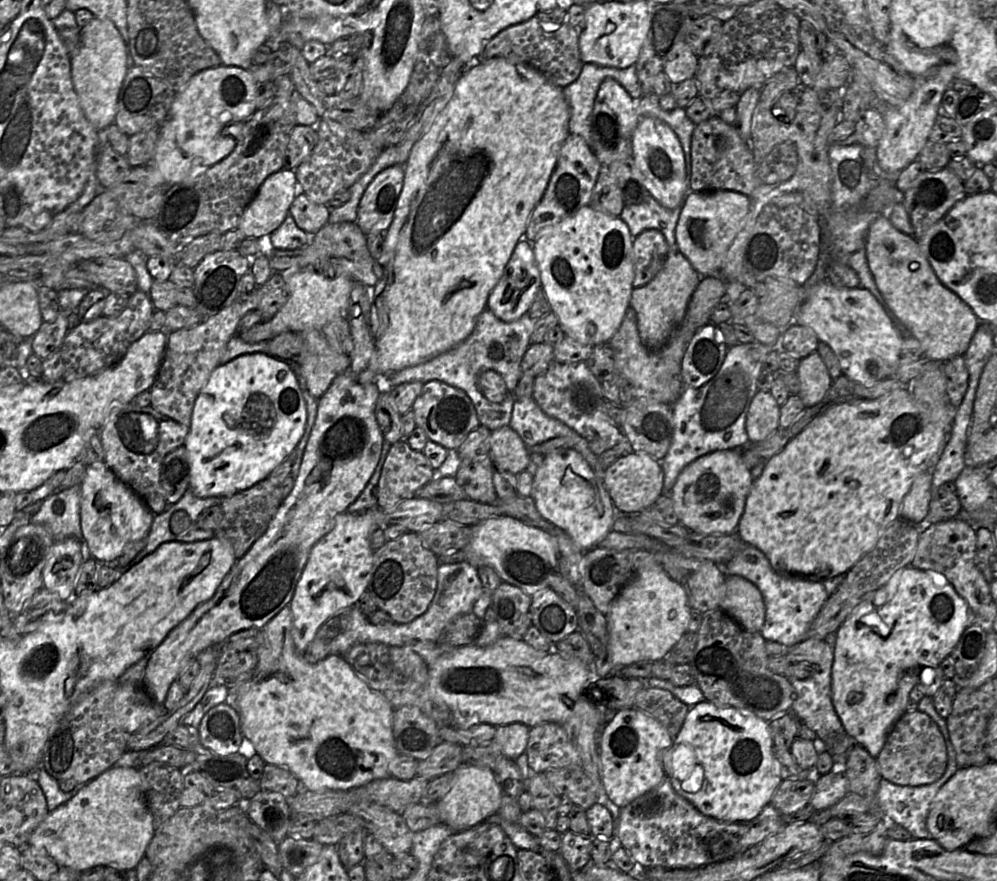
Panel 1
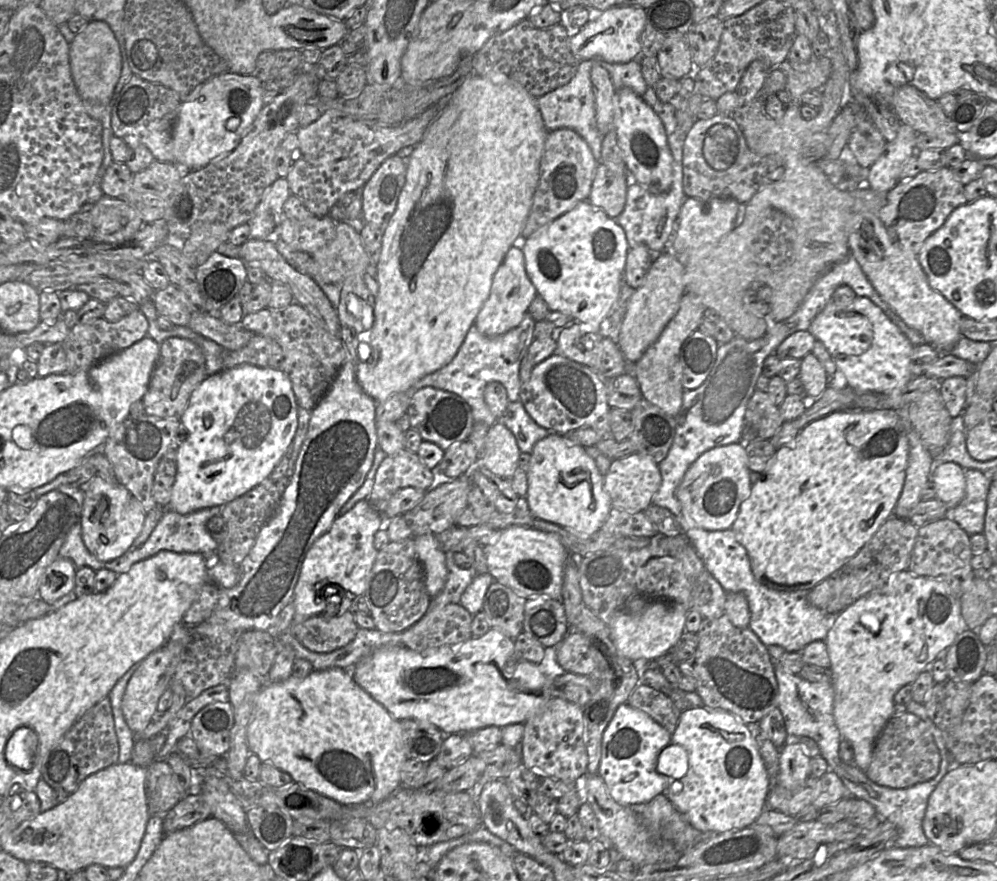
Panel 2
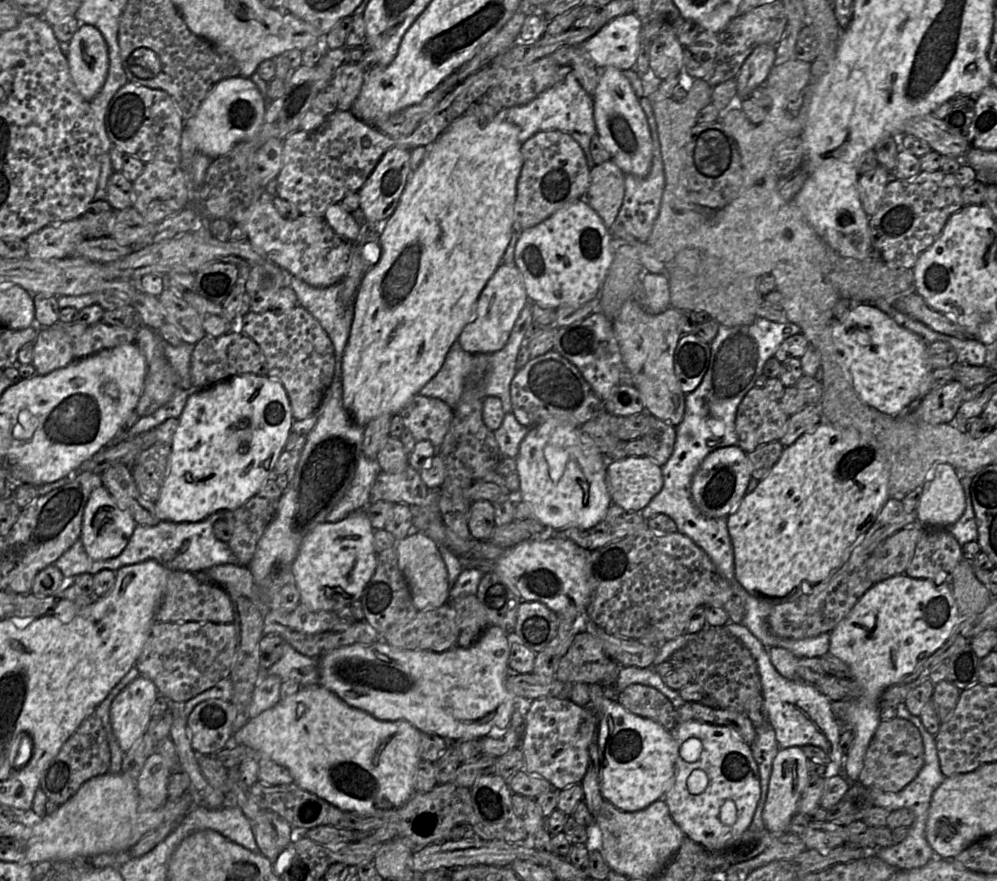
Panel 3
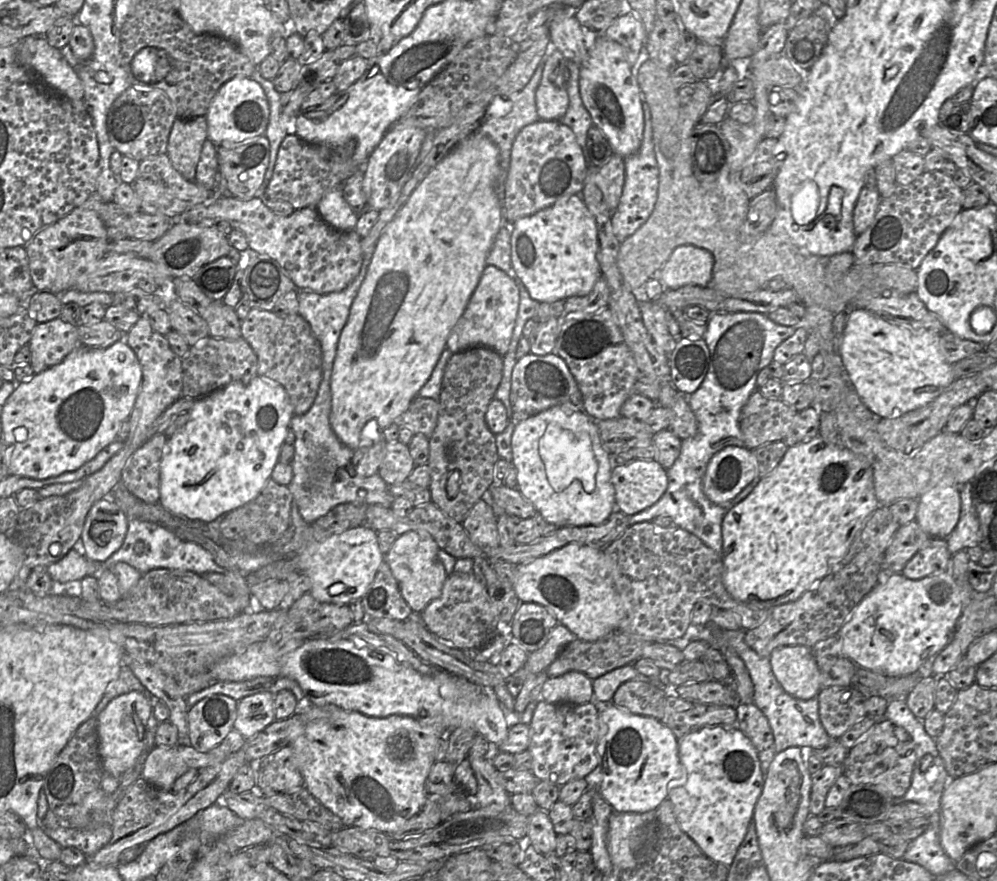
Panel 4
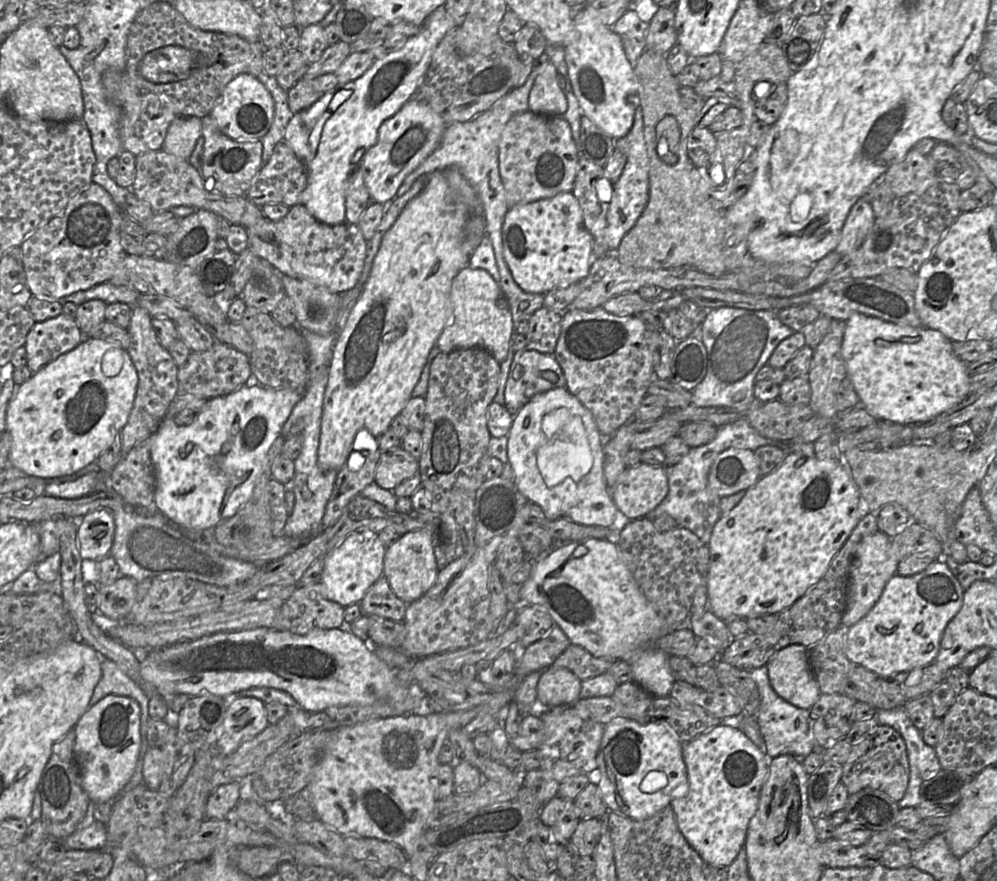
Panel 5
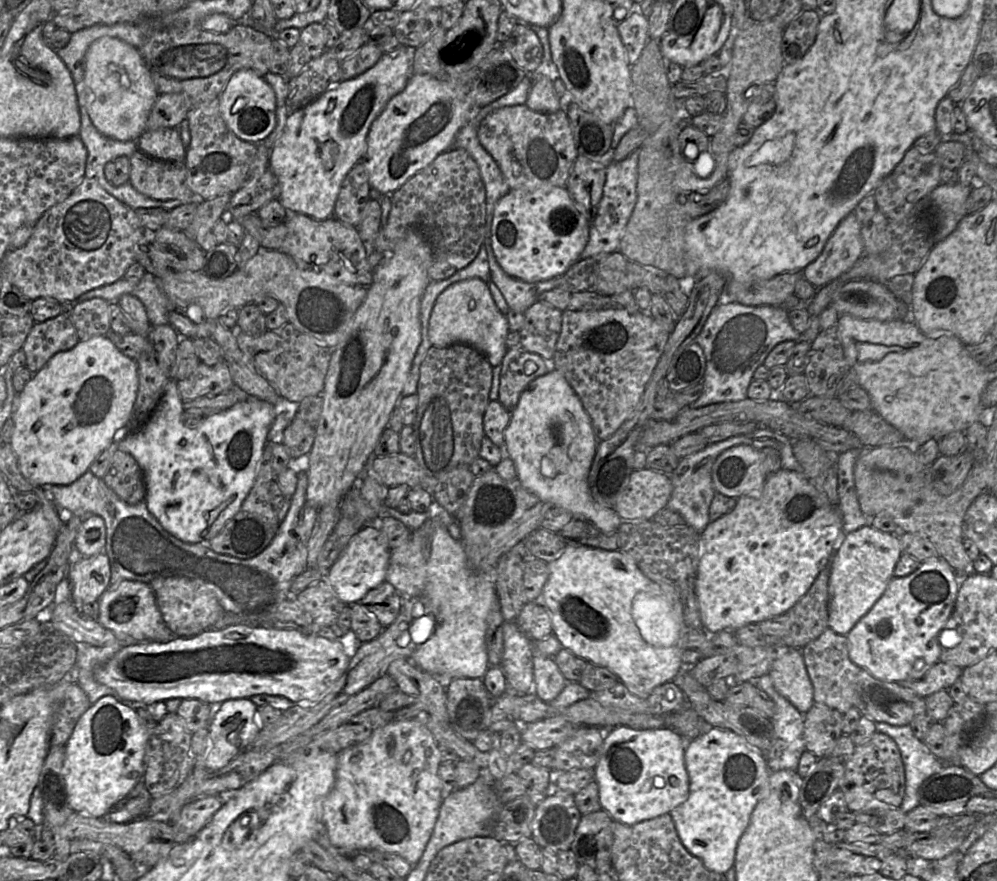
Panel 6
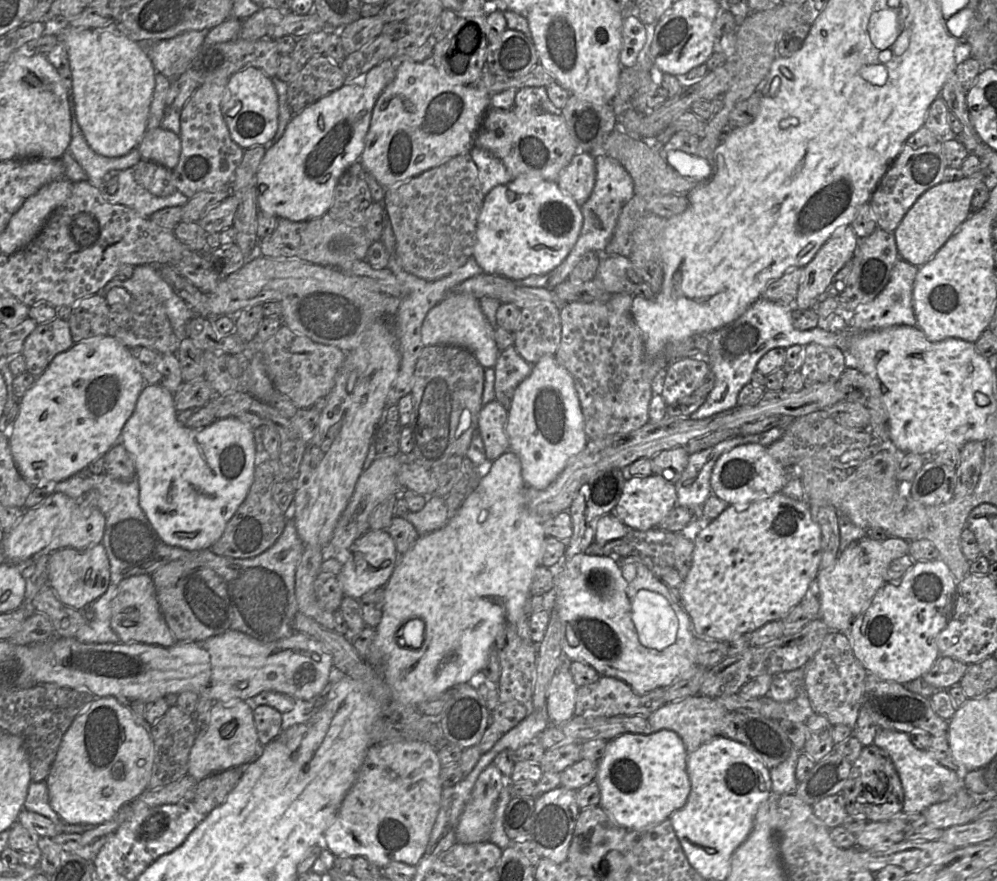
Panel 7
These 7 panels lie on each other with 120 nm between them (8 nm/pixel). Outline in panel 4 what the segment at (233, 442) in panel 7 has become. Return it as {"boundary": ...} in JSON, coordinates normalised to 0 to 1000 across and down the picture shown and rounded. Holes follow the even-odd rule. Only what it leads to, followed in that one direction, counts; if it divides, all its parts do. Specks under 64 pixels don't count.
{"boundary":[[[256,427],[243,434],[241,431],[230,435],[210,448],[197,454],[190,467],[189,478],[178,488],[172,496],[168,497],[162,511],[160,523],[160,564],[159,572],[171,582],[182,586],[192,591],[211,594],[217,588],[235,580],[249,570],[255,568],[265,553],[267,546],[272,541],[275,529],[280,524],[280,513],[290,488],[290,480],[294,472],[294,461],[286,442],[275,432],[264,431],[261,427]]]}

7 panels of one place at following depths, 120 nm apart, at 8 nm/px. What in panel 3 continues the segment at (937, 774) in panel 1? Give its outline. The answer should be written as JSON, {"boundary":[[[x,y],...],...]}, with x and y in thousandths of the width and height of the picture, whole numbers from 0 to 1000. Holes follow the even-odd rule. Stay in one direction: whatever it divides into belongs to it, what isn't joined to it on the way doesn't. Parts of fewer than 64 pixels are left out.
{"boundary":[[[898,814],[884,818],[868,856],[860,888],[871,896],[902,899],[911,891],[927,868],[927,846],[921,826],[912,817]]]}

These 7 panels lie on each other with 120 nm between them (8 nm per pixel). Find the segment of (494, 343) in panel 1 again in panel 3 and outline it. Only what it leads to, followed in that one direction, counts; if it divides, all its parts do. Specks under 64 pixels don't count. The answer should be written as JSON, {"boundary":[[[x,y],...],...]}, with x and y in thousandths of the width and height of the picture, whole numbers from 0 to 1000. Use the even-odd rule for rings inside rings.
{"boundary":[[[530,343],[517,365],[508,392],[495,401],[470,401],[457,386],[450,396],[442,419],[422,442],[423,445],[420,445],[420,447],[441,453],[452,463],[456,463],[467,437],[477,428],[481,431],[481,439],[485,446],[485,451],[496,449],[502,452],[507,470],[514,468],[512,438],[519,422],[518,407],[521,396],[526,388],[528,376],[534,365],[534,344]]]}

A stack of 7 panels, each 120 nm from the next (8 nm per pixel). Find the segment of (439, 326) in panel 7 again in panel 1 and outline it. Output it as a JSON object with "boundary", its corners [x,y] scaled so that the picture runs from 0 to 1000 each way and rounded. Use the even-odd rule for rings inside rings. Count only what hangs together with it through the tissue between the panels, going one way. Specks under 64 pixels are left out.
{"boundary":[[[522,272],[518,277],[502,318],[489,337],[488,350],[506,365],[518,364],[531,352],[542,327],[543,314],[537,296],[535,277],[530,272]]]}

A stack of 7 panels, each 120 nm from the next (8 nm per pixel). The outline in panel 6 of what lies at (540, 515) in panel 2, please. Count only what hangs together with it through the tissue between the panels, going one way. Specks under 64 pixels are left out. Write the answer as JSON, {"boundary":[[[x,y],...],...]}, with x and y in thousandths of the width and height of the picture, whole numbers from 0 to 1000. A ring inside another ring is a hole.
{"boundary":[[[559,419],[536,430],[524,445],[513,468],[513,477],[506,490],[506,511],[518,531],[519,544],[531,558],[545,570],[570,580],[575,589],[587,590],[607,606],[619,604],[624,594],[617,578],[603,574],[593,563],[590,540],[597,520],[601,499],[583,453]]]}

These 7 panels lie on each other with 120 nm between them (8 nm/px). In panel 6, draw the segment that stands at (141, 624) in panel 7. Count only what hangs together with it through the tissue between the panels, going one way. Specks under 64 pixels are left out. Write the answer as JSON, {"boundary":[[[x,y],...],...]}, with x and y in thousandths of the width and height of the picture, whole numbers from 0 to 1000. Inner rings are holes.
{"boundary":[[[123,658],[116,667],[110,667],[109,664],[98,682],[99,707],[112,716],[121,729],[130,731],[165,729],[173,724],[173,719],[162,701],[155,674],[149,663]]]}

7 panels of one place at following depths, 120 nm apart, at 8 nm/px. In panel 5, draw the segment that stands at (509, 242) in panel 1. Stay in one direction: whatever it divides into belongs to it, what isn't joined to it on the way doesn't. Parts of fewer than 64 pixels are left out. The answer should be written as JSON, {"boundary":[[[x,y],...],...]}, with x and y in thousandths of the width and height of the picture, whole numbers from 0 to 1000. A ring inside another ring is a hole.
{"boundary":[[[438,194],[429,201],[423,217],[406,233],[383,269],[363,334],[333,395],[318,512],[318,526],[323,533],[340,535],[344,530],[361,488],[366,487],[380,498],[413,451],[433,394],[452,364],[453,319],[461,306],[469,303],[475,286],[472,279],[466,278],[469,245],[463,224],[452,215],[444,195]]]}

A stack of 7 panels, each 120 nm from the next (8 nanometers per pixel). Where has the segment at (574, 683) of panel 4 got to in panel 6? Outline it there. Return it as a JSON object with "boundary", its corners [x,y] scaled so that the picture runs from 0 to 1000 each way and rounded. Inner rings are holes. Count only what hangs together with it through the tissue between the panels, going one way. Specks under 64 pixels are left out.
{"boundary":[[[535,737],[536,787],[545,796],[553,797],[566,783],[569,772],[554,746]]]}

